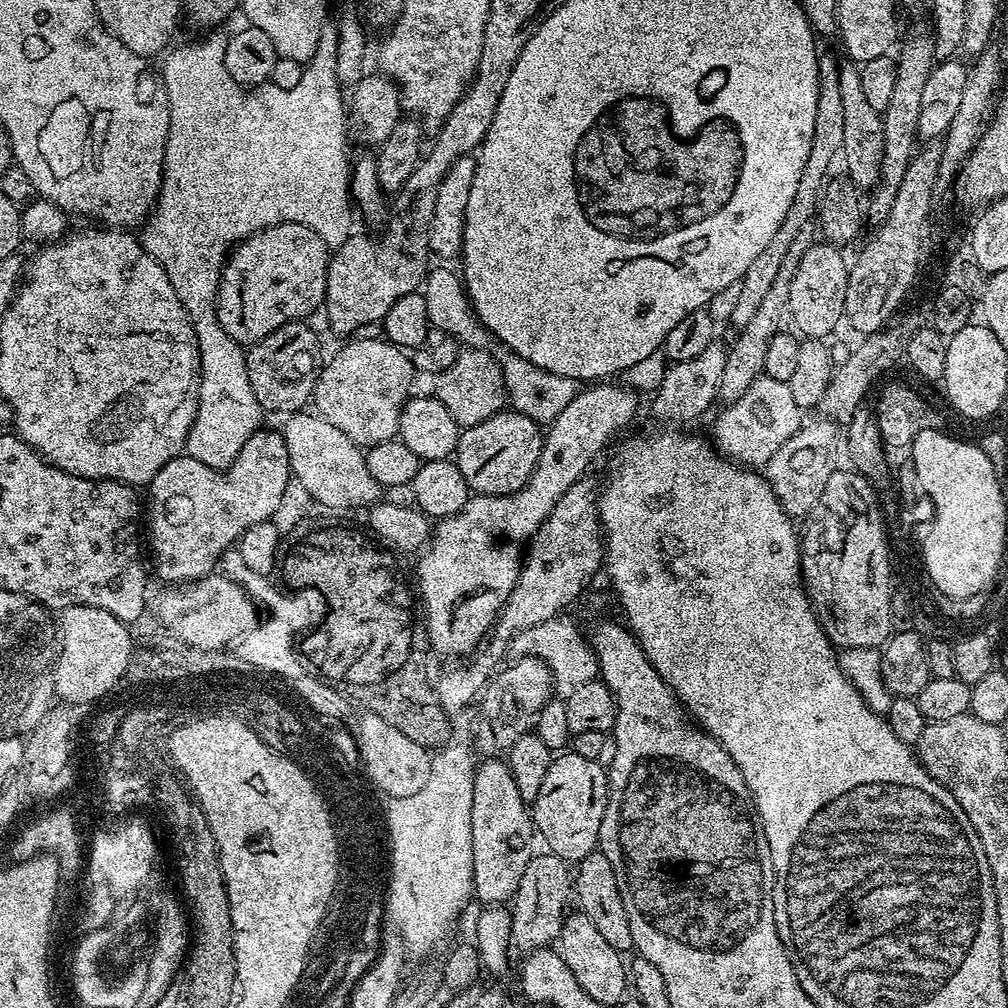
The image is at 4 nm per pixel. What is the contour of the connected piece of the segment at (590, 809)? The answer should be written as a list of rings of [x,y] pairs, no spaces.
[[[570,750],[559,753],[550,762],[550,770],[546,770],[546,778],[538,790],[538,798],[531,801],[530,811],[535,831],[548,843],[547,851],[559,856],[565,862],[579,862],[586,854],[597,851],[600,842],[602,814],[606,814],[608,801],[608,773],[597,760],[582,758],[582,754],[574,754]]]

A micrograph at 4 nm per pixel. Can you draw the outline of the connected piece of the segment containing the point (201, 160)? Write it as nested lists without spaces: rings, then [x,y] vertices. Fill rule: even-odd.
[[[209,32],[212,33],[205,40],[173,47],[163,57],[162,91],[168,95],[170,106],[164,177],[160,197],[156,199],[152,215],[144,221],[144,233],[139,233],[138,239],[146,254],[166,270],[170,286],[174,286],[182,310],[186,310],[200,355],[198,410],[184,443],[184,452],[198,462],[206,462],[206,466],[223,470],[232,465],[242,446],[262,428],[262,409],[258,398],[254,398],[254,386],[250,386],[245,349],[222,330],[216,314],[216,295],[225,260],[240,241],[275,224],[306,226],[314,230],[330,250],[342,246],[342,242],[353,235],[354,228],[350,207],[350,159],[344,153],[346,100],[340,97],[341,85],[332,84],[332,44],[318,44],[314,50],[316,60],[310,57],[303,65],[304,77],[291,90],[282,90],[270,82],[245,87],[226,74],[225,33]]]

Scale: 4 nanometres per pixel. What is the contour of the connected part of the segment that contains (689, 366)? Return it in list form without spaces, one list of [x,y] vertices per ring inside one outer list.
[[[713,342],[702,350],[702,354],[697,354],[695,358],[677,360],[668,364],[666,374],[662,378],[662,386],[658,386],[652,400],[652,412],[661,420],[664,426],[688,426],[691,420],[696,420],[712,403],[717,403],[718,382],[722,382],[722,369],[726,367],[728,349],[720,342]]]

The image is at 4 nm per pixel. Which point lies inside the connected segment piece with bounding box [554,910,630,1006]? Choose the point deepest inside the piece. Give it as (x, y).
(601, 971)

